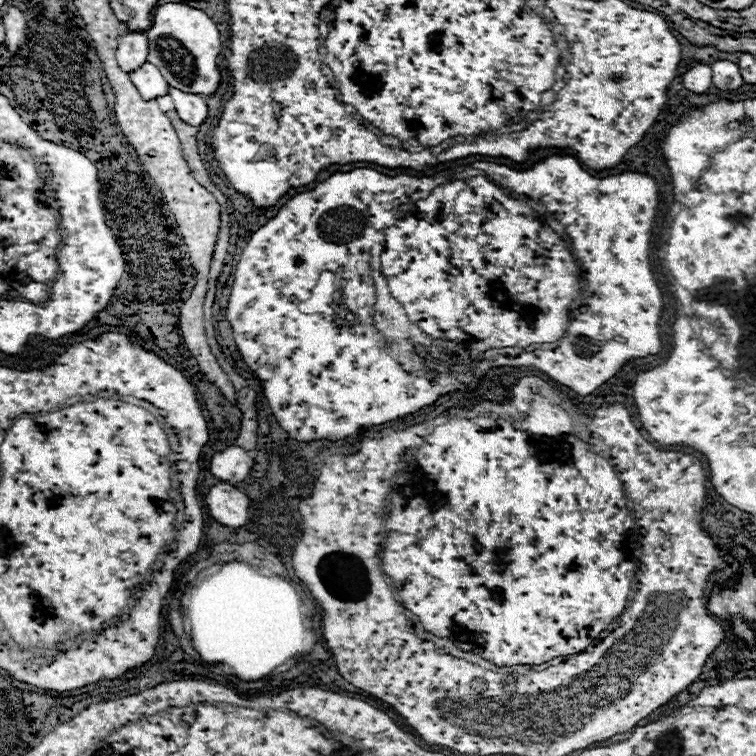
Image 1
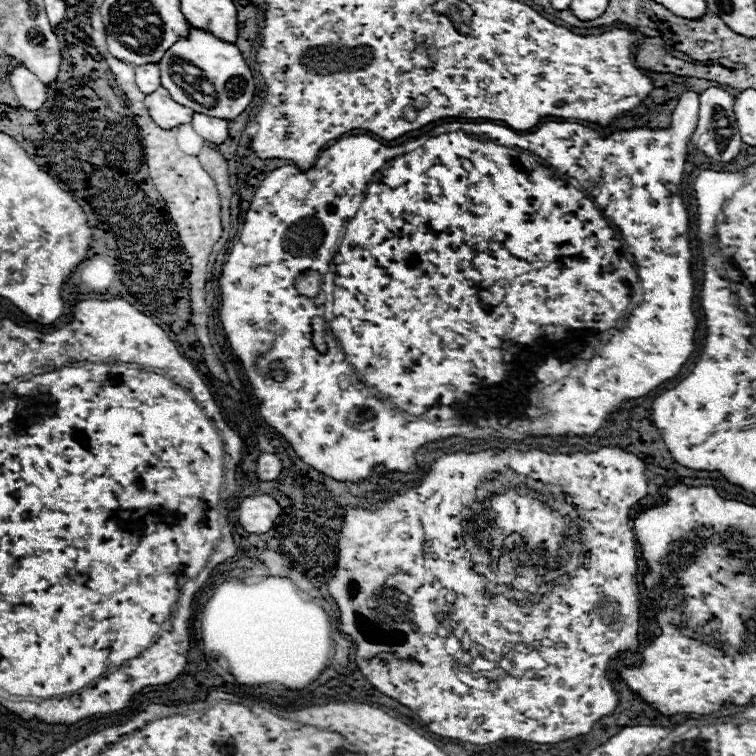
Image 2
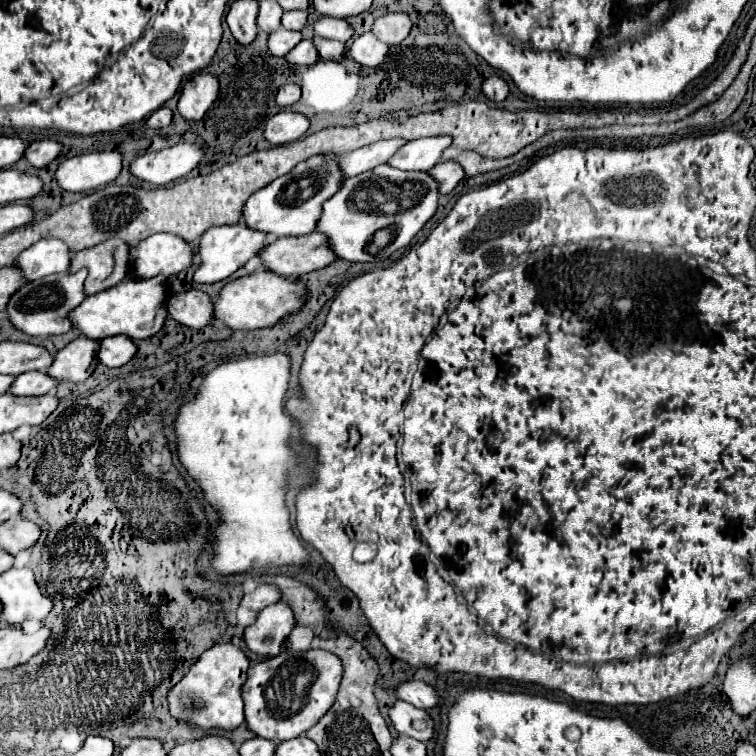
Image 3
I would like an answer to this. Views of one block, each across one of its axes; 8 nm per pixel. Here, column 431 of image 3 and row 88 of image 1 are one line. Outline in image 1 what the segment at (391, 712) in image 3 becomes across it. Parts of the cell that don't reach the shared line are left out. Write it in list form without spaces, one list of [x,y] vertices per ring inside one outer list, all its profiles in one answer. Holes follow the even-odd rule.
[[[718,60],[710,68],[712,68],[712,86],[716,86],[718,90],[732,92],[732,90],[738,90],[744,84],[738,64]]]

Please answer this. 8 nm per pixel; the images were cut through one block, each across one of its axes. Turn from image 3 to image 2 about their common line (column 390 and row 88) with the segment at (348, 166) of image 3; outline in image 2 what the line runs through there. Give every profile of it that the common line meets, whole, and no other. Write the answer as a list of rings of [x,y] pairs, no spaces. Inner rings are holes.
[[[158,64],[136,66],[136,84],[144,94],[154,92],[160,86],[160,68]]]

